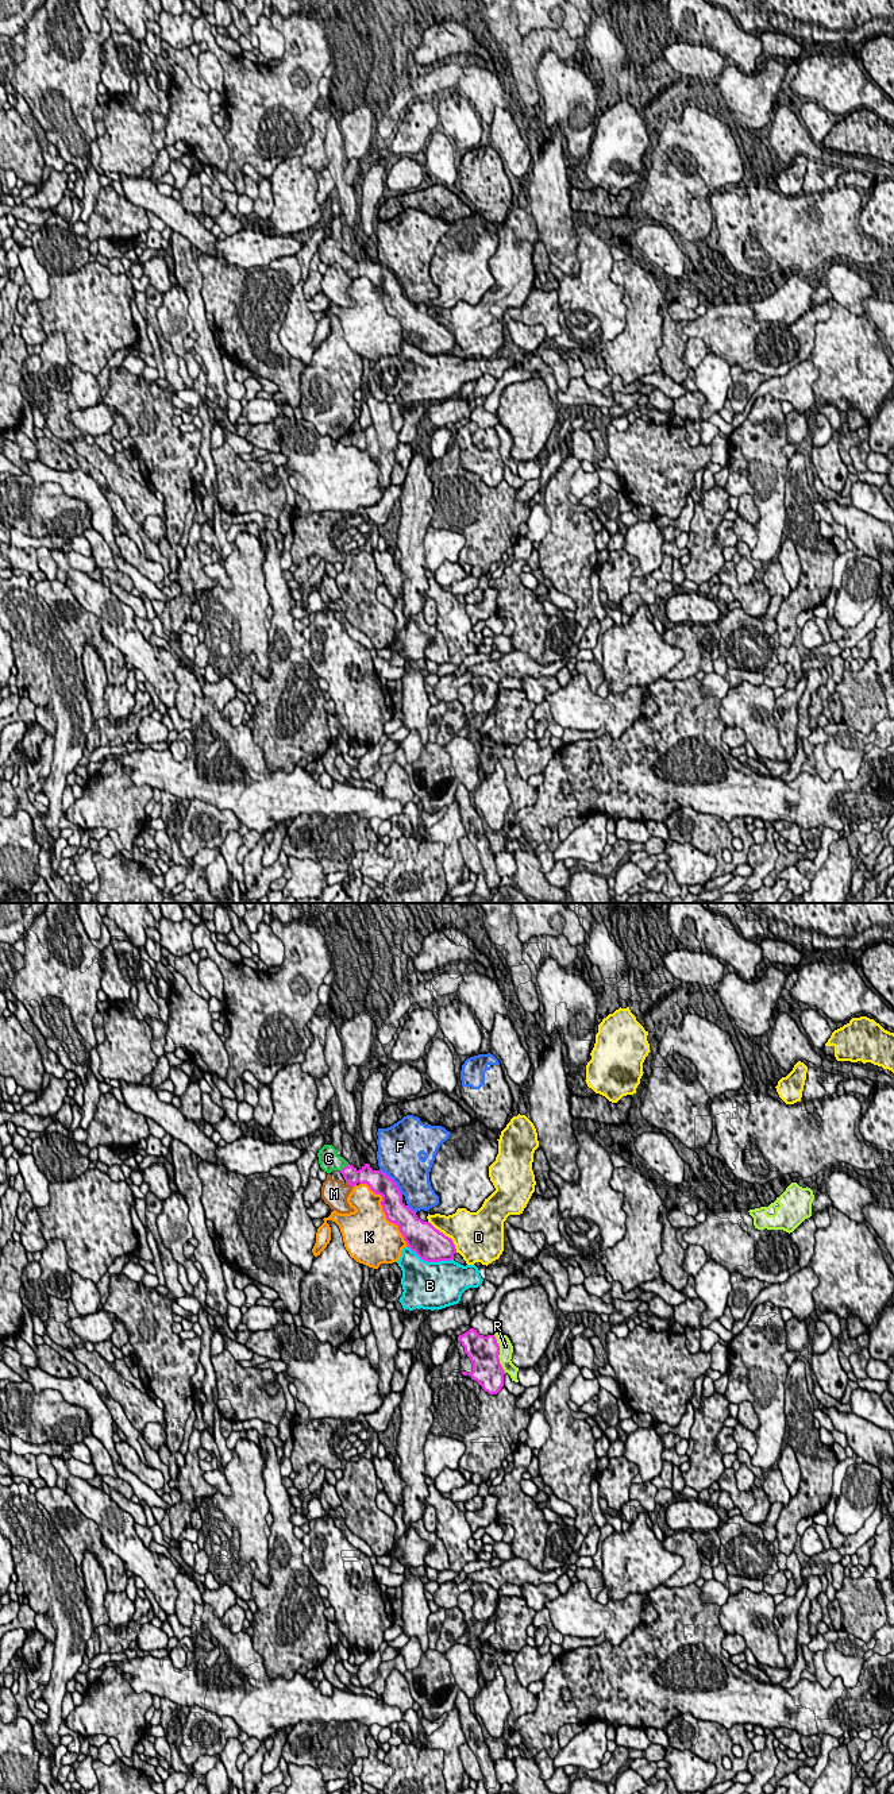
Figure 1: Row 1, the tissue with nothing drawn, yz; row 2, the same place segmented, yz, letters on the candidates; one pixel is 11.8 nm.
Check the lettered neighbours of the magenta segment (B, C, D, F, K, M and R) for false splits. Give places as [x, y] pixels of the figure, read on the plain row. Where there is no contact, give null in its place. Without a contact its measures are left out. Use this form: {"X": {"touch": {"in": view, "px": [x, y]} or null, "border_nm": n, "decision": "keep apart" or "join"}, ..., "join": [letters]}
{"B": {"touch": {"in": "yz", "px": [430, 354]}, "border_nm": 600, "decision": "keep apart"}, "C": {"touch": {"in": "yz", "px": [345, 259]}, "border_nm": 150, "decision": "join"}, "D": {"touch": {"in": "yz", "px": [444, 328]}, "border_nm": 500, "decision": "keep apart"}, "F": {"touch": {"in": "yz", "px": [393, 274]}, "border_nm": 420, "decision": "keep apart"}, "K": {"touch": {"in": "yz", "px": [384, 304]}, "border_nm": 950, "decision": "keep apart"}, "M": {"touch": {"in": "yz", "px": [349, 277]}, "border_nm": 130, "decision": "keep apart"}, "R": {"touch": {"in": "yz", "px": [498, 447]}, "border_nm": 480, "decision": "keep apart"}, "join": ["C"]}

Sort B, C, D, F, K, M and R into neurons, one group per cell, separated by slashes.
B / C / D / F / K / M / R

